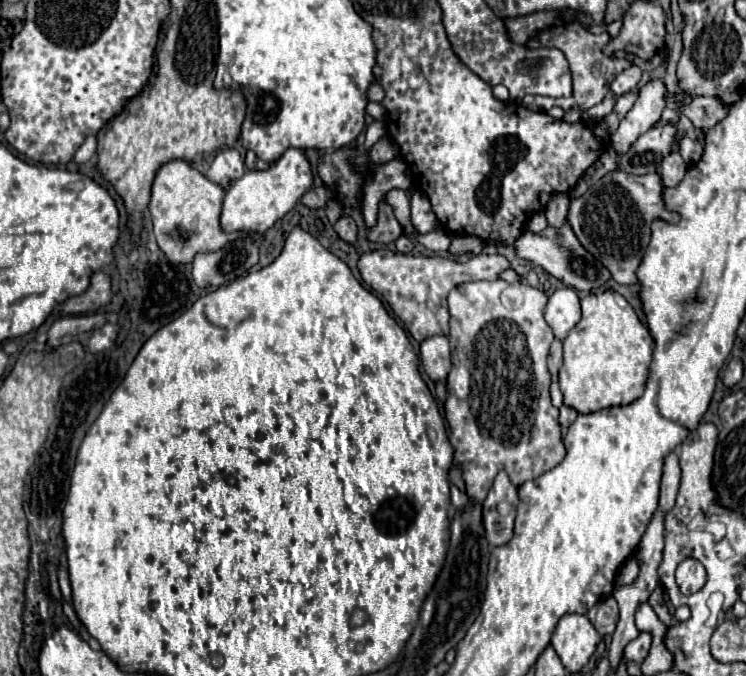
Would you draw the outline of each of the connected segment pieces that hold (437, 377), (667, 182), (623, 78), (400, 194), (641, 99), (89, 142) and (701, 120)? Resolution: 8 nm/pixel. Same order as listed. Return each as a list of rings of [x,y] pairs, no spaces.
[[[432,336],[420,344],[420,358],[424,372],[432,382],[446,382],[446,376],[452,368],[450,362],[450,344],[446,336]]]
[[[676,150],[670,152],[670,156],[662,158],[660,176],[662,176],[664,186],[676,186],[684,178],[684,174],[686,174],[686,162]]]
[[[632,64],[630,68],[626,68],[622,74],[618,74],[618,76],[614,78],[614,82],[610,84],[610,90],[612,90],[616,96],[628,94],[628,92],[632,92],[632,90],[638,88],[640,76],[642,76],[642,70]]]
[[[394,188],[384,196],[384,202],[392,206],[398,222],[404,226],[404,232],[414,234],[414,228],[408,224],[408,196],[406,196],[406,192]]]
[[[654,78],[638,88],[638,98],[632,110],[622,118],[616,134],[612,136],[612,148],[618,154],[624,154],[638,136],[648,132],[658,120],[666,106],[666,84],[660,78]]]
[[[88,136],[86,142],[78,148],[78,152],[76,152],[76,156],[74,156],[74,162],[76,162],[76,164],[88,162],[94,152],[96,152],[96,138],[94,138],[94,136]]]
[[[694,98],[688,106],[682,108],[682,114],[686,114],[696,128],[708,130],[716,126],[728,112],[728,106],[724,106],[718,98]]]

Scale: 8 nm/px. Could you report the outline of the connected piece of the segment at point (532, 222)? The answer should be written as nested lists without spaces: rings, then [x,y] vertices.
[[[534,212],[530,218],[528,218],[528,222],[526,222],[526,226],[532,230],[532,232],[542,232],[544,228],[546,228],[546,218],[544,218],[544,214],[542,212]]]

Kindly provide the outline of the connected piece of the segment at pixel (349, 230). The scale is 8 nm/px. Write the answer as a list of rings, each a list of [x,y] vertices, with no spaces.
[[[342,216],[336,224],[334,224],[334,230],[336,234],[348,242],[348,244],[356,244],[358,240],[358,228],[356,228],[356,222],[350,218],[350,216]]]

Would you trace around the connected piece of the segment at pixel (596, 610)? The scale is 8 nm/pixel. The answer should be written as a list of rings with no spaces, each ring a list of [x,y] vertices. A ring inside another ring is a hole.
[[[612,596],[600,600],[594,608],[588,610],[586,614],[590,618],[590,622],[594,624],[594,628],[606,636],[606,634],[612,634],[614,628],[616,628],[616,622],[618,622],[618,604]]]

